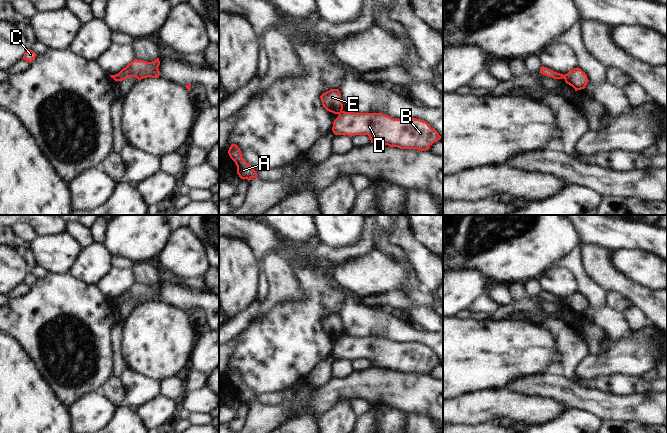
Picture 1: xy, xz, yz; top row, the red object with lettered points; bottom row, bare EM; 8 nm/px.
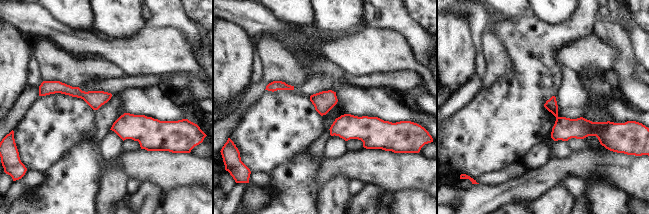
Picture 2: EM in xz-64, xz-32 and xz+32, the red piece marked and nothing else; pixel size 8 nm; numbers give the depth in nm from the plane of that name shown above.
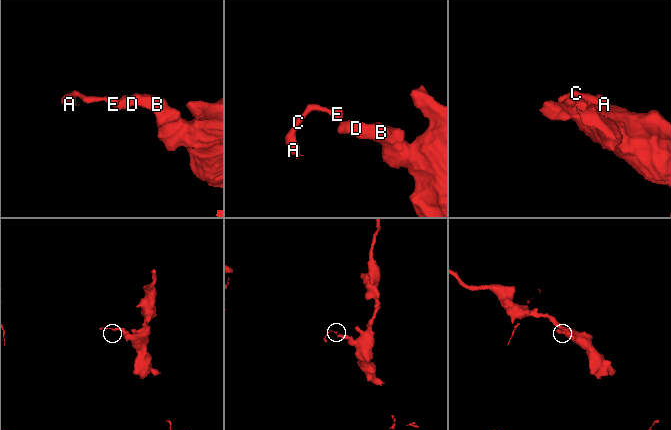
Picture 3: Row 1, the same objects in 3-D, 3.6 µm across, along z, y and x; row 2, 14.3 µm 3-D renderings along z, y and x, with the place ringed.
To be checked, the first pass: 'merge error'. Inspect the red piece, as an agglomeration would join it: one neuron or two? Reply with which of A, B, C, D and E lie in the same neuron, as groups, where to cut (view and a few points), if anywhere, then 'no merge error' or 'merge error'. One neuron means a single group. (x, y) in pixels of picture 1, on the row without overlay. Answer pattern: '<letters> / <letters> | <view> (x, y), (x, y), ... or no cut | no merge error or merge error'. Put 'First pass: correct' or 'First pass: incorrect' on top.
First pass: correct
A C E / B D | xz (342, 335), (338, 337) | merge error

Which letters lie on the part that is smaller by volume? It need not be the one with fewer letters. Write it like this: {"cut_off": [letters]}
{"cut_off": ["A", "C", "E"]}

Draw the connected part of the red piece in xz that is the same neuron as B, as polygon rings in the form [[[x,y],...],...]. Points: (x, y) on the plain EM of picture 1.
[[[342,335],[334,344],[332,355],[335,359],[368,359],[371,367],[398,371],[400,373],[429,374],[430,370],[441,363],[439,357],[421,343],[409,341],[394,343],[383,337],[354,337]]]

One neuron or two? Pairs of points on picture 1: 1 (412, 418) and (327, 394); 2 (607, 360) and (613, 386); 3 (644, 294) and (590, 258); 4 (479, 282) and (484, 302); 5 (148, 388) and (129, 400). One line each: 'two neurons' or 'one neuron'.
1: two neurons
2: two neurons
3: one neuron
4: two neurons
5: one neuron

